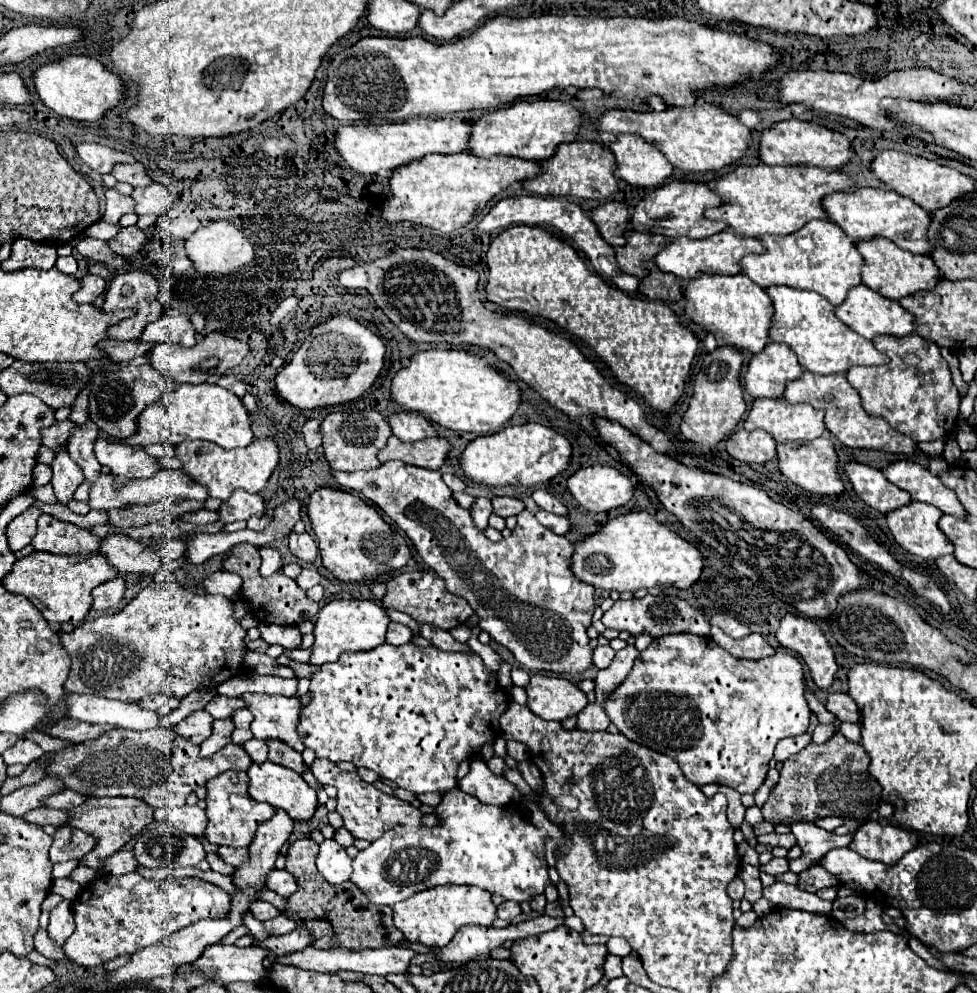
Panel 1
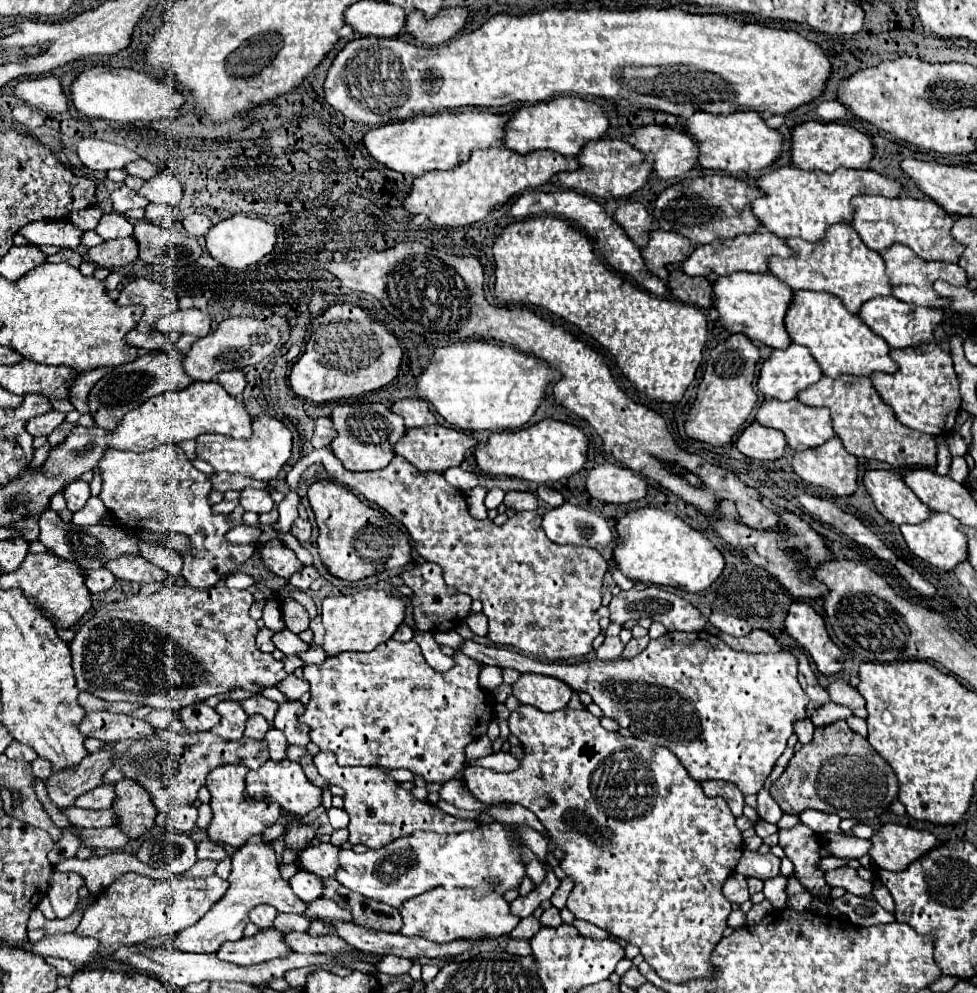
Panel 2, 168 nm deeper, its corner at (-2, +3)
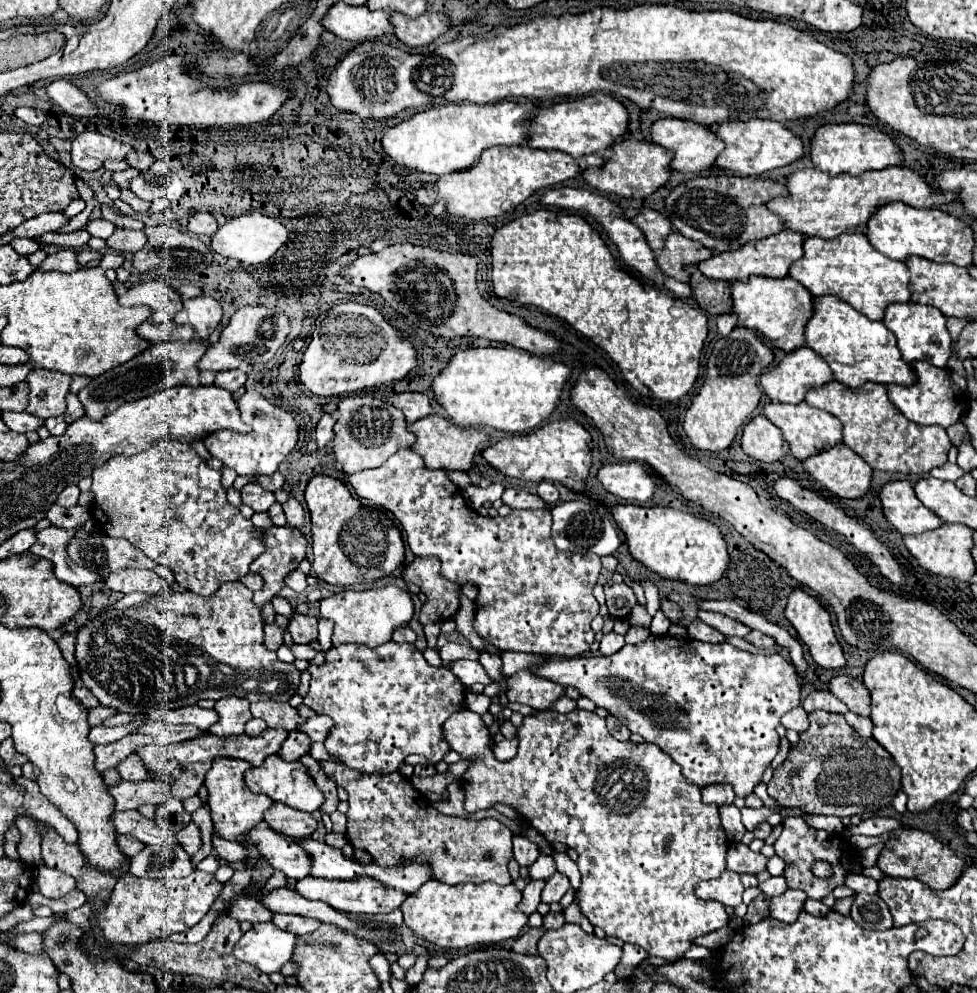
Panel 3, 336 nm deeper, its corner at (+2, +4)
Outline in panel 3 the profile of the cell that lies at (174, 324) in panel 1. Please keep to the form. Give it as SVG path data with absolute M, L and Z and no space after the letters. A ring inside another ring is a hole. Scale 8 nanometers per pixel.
M197 296L197 298L189 298L183 304L183 310L175 316L177 324L191 324L195 328L197 338L207 340L211 336L211 332L217 328L217 324L221 322L223 310L221 304L211 298L211 296Z

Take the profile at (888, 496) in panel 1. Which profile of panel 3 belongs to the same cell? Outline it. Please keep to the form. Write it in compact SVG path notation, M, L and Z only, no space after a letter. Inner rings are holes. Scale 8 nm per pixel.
M897 480L885 484L881 488L881 502L885 518L903 536L923 534L943 524L943 520L935 512L919 504L919 498L915 496L913 484L909 480Z

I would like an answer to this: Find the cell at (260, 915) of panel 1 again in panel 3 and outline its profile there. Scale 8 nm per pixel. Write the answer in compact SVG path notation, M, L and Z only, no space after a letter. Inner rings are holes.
M239 896L235 900L235 904L231 904L231 912L229 912L231 918L243 922L269 922L273 918L271 910L267 910L259 900L255 900L253 896Z

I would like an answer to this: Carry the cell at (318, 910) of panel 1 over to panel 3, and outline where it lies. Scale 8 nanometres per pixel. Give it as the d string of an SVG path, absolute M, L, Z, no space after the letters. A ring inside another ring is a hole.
M275 802L265 814L263 820L275 828L277 832L283 832L289 838L305 838L311 836L317 828L317 820L307 814L307 812L299 812L295 808L289 808L285 804Z

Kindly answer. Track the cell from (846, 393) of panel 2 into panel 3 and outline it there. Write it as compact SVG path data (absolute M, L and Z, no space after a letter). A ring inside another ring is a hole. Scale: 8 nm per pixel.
M829 382L809 390L805 402L837 416L843 422L843 442L873 470L925 474L931 468L943 466L947 462L951 448L947 432L939 426L919 426L907 420L887 398L887 388L883 384L865 384L865 388L853 390L845 384Z

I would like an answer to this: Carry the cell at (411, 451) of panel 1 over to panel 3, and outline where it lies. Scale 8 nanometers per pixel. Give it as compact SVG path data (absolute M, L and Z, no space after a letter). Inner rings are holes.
M429 414L423 420L417 420L409 426L409 430L417 436L417 442L411 446L423 460L427 468L441 468L441 470L469 470L473 466L473 456L477 450L481 450L483 444L487 444L489 436L487 432L475 430L475 428L459 428L449 418L443 418L439 414Z

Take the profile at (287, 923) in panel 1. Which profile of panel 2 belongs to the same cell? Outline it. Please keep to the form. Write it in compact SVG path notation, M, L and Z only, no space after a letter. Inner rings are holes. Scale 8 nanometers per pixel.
M279 913L275 917L275 923L273 927L283 931L283 933L289 933L289 931L307 931L311 919L303 917L303 915L293 915L293 913Z

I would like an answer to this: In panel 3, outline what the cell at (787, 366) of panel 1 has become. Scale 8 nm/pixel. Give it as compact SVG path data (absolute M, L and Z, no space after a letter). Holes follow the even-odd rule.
M803 346L789 352L771 372L761 376L761 386L769 400L773 402L803 402L811 388L823 386L833 380L829 364L815 354L811 348Z

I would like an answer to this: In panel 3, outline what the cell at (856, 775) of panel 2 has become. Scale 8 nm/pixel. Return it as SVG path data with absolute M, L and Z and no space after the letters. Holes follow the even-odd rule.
M815 710L809 714L809 720L807 732L799 734L799 744L793 746L785 762L775 768L773 778L767 784L769 796L779 806L797 806L807 814L835 814L839 818L871 814L889 806L901 790L901 768L887 750L873 738L861 738L841 714ZM835 776L839 776L839 784L831 784Z

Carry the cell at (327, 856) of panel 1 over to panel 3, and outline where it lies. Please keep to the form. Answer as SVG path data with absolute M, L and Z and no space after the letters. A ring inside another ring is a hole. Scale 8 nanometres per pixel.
M267 822L255 824L255 828L251 828L247 836L243 836L241 844L255 846L261 858L265 858L271 868L281 870L287 878L301 880L311 870L311 858L303 852L303 848L269 828Z

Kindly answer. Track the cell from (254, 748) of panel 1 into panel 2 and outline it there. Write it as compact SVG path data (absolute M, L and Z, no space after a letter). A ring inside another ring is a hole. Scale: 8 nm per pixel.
M269 729L265 741L267 741L267 747L269 747L269 757L271 757L273 761L281 761L281 759L285 759L287 739L285 739L283 731L279 731L279 729Z

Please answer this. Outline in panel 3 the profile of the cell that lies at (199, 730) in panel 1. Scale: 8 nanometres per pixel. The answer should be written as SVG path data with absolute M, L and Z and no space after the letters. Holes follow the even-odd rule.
M183 706L177 710L169 710L165 720L169 724L193 724L201 730L207 730L211 724L219 720L219 716L215 710L203 710L199 706Z

